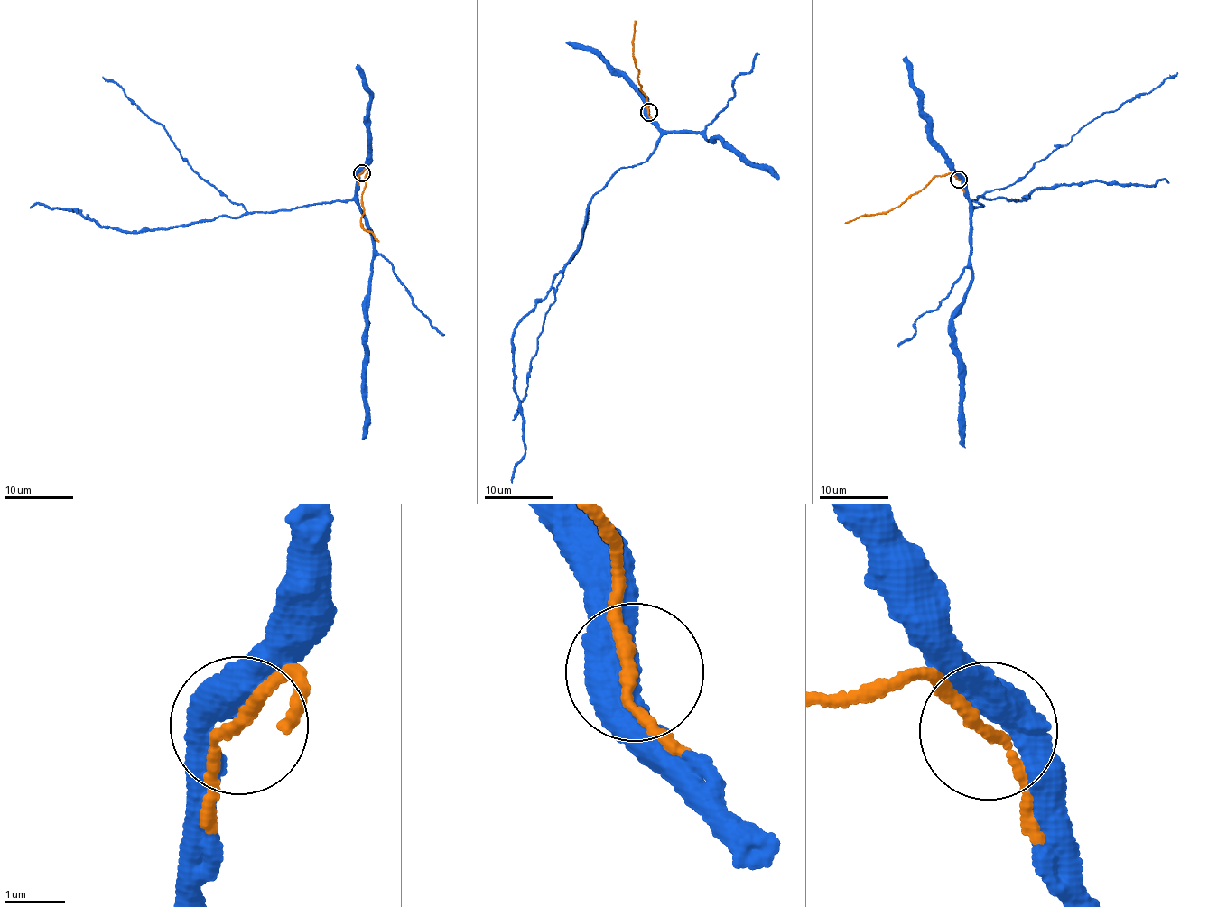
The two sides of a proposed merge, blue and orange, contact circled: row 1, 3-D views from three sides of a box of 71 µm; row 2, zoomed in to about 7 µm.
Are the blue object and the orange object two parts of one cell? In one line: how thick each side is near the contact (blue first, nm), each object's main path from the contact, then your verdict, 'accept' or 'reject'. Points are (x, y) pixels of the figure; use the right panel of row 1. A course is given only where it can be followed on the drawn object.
calibres 550 and 170 nm; course blue (959, 178), (977, 207), (971, 199), (980, 195), (1026, 199), (1036, 189), (1098, 180), (1167, 183); course orange (959, 180), (947, 173), (938, 176), (888, 211), (859, 216), (845, 223); accept

